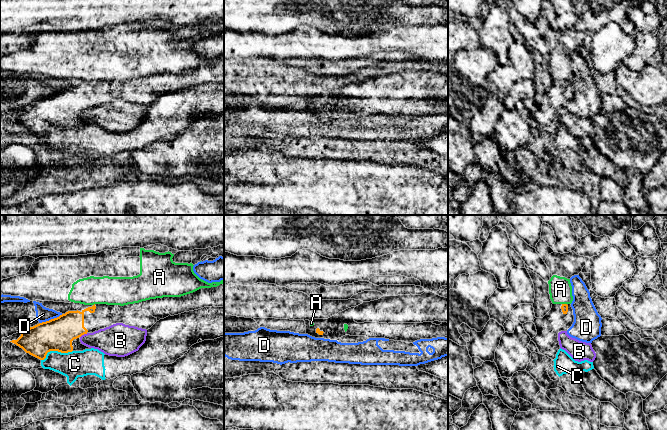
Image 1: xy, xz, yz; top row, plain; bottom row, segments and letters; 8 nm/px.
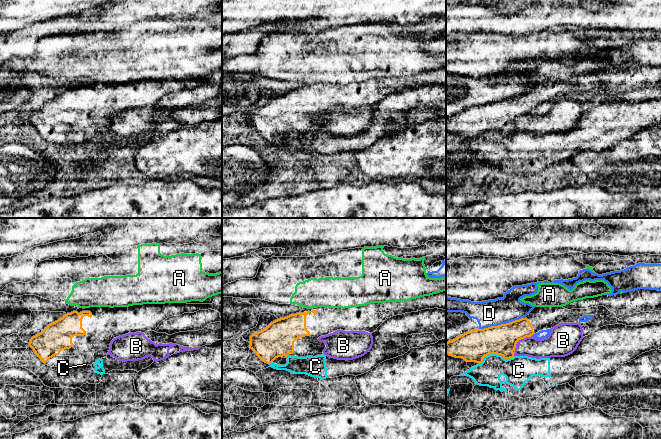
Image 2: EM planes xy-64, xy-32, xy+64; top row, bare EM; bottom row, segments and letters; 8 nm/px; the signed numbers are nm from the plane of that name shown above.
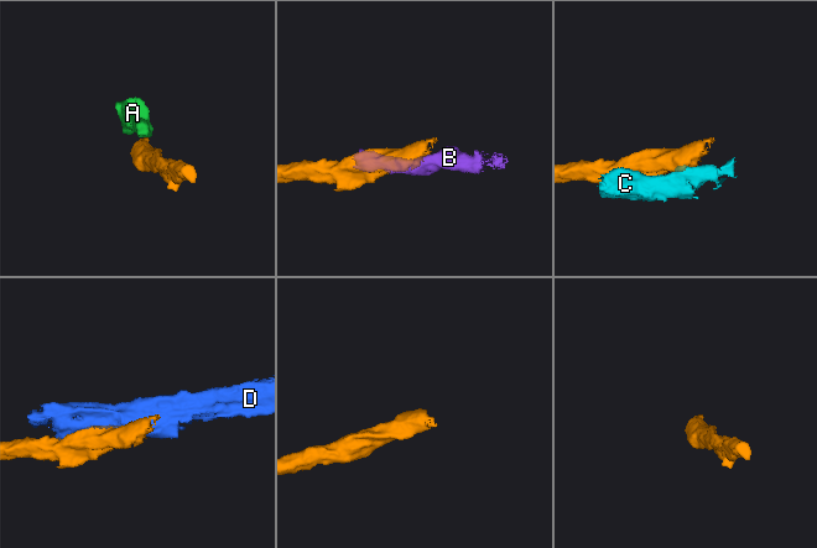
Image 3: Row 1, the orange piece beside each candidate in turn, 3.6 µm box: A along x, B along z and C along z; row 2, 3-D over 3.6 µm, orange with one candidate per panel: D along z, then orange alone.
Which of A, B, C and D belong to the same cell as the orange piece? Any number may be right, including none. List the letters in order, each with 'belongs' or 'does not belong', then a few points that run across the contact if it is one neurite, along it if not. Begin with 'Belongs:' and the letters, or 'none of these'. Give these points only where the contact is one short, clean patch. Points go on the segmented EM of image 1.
Belongs: none of these
A: does not belong; line yz (562, 303), (566, 304)
B: does not belong
C: does not belong
D: does not belong

